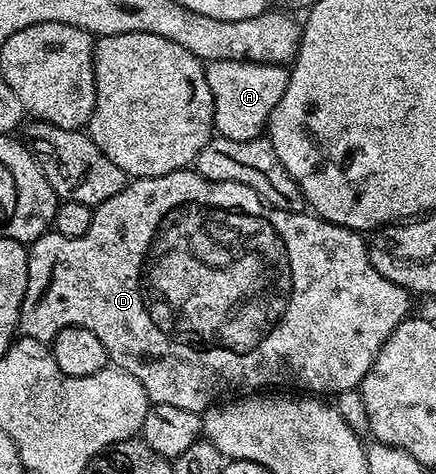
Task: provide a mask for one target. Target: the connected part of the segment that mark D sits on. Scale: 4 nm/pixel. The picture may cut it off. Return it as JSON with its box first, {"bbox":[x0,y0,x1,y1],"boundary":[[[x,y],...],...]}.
{"bbox":[19,167,411,413],"boundary":[[[186,167],[186,168],[183,168],[183,169],[176,169],[176,170],[175,170],[175,171],[174,171],[174,172],[173,172],[173,173],[168,173],[168,174],[167,174],[167,175],[159,175],[159,176],[158,176],[158,177],[138,177],[138,178],[136,178],[136,179],[133,179],[133,180],[130,180],[130,181],[129,181],[129,182],[128,182],[128,183],[126,183],[126,185],[125,185],[125,186],[124,186],[124,187],[123,187],[123,191],[119,191],[119,195],[111,195],[111,199],[107,199],[107,200],[106,200],[106,201],[104,201],[104,202],[103,202],[103,203],[102,203],[102,205],[98,205],[98,206],[96,206],[96,208],[94,208],[94,209],[93,209],[93,218],[92,218],[92,219],[91,219],[91,227],[87,227],[87,231],[86,231],[86,232],[85,232],[85,233],[84,233],[84,234],[83,234],[83,235],[79,235],[79,239],[67,239],[67,235],[59,235],[59,234],[58,234],[58,233],[56,233],[56,231],[50,231],[50,232],[48,232],[48,233],[44,233],[44,235],[43,235],[43,236],[41,236],[41,237],[40,237],[40,238],[39,238],[39,239],[38,239],[38,241],[35,241],[35,242],[32,242],[32,244],[30,244],[30,245],[29,245],[29,246],[28,246],[28,249],[27,249],[27,252],[28,252],[28,255],[29,255],[29,262],[28,262],[28,263],[27,263],[27,291],[26,291],[26,292],[25,292],[25,294],[24,294],[24,295],[23,295],[23,307],[22,307],[22,308],[21,308],[21,324],[20,324],[20,326],[19,326],[19,333],[20,333],[20,336],[23,336],[23,337],[30,337],[30,338],[31,338],[31,339],[35,339],[35,340],[36,340],[36,341],[43,341],[43,342],[46,342],[46,343],[52,343],[52,342],[53,342],[53,340],[54,340],[54,339],[55,339],[55,335],[56,335],[56,334],[57,334],[57,333],[58,333],[58,332],[59,332],[59,331],[63,331],[63,327],[83,327],[83,328],[84,328],[84,329],[86,329],[86,330],[87,330],[87,331],[92,331],[92,332],[93,332],[93,334],[94,334],[94,335],[95,335],[95,336],[97,336],[97,338],[99,338],[99,343],[103,343],[103,347],[104,347],[104,348],[105,348],[105,350],[106,350],[106,351],[107,351],[107,355],[108,355],[108,356],[109,356],[109,360],[110,360],[110,362],[112,362],[112,364],[113,364],[113,365],[114,365],[114,366],[116,366],[116,368],[118,368],[118,369],[122,369],[122,370],[123,370],[123,371],[127,371],[127,375],[135,375],[135,379],[139,379],[139,383],[143,383],[143,391],[147,391],[147,395],[148,395],[148,396],[149,396],[149,400],[150,400],[150,402],[152,402],[152,404],[155,404],[155,405],[166,405],[166,406],[167,406],[167,407],[183,407],[183,411],[191,411],[191,412],[192,412],[192,413],[201,413],[201,412],[202,412],[202,411],[204,411],[204,410],[206,410],[206,409],[208,409],[208,408],[209,408],[209,406],[210,406],[210,405],[212,405],[212,404],[214,404],[214,402],[216,402],[216,401],[217,401],[217,400],[218,400],[218,398],[220,398],[220,397],[221,397],[221,396],[222,396],[222,395],[225,395],[225,394],[221,394],[221,395],[220,395],[220,393],[225,393],[225,392],[227,392],[227,391],[228,391],[228,389],[237,389],[237,390],[233,390],[233,391],[261,391],[261,390],[264,390],[264,389],[265,389],[265,388],[266,388],[266,387],[281,387],[281,386],[277,386],[277,385],[294,385],[294,387],[295,387],[295,388],[297,388],[297,389],[294,389],[294,390],[297,390],[297,391],[308,391],[308,392],[309,392],[309,393],[310,393],[310,394],[313,394],[313,395],[325,395],[325,394],[321,394],[321,393],[331,393],[331,395],[338,395],[338,394],[340,394],[340,393],[343,393],[343,392],[347,392],[347,390],[348,390],[348,389],[357,389],[357,388],[358,388],[358,386],[360,386],[360,383],[361,383],[361,380],[363,380],[363,378],[365,378],[365,376],[366,376],[366,375],[367,375],[367,371],[368,371],[368,370],[369,370],[369,368],[371,368],[371,367],[372,367],[372,366],[373,366],[373,361],[374,361],[374,359],[375,359],[375,358],[376,358],[376,357],[377,357],[377,356],[378,356],[378,355],[379,355],[379,351],[380,351],[380,350],[381,350],[381,348],[382,348],[382,347],[383,347],[383,343],[384,343],[384,342],[385,342],[385,341],[386,341],[386,340],[387,340],[387,338],[388,338],[388,337],[389,337],[389,336],[390,336],[390,335],[391,335],[391,331],[395,331],[395,327],[399,327],[399,323],[400,323],[400,322],[401,322],[401,321],[404,321],[404,320],[405,320],[405,318],[406,318],[406,317],[408,317],[408,316],[410,316],[410,313],[411,313],[411,309],[409,309],[409,300],[411,300],[411,294],[410,294],[410,292],[409,292],[409,290],[408,290],[408,289],[404,289],[404,288],[403,288],[403,287],[399,287],[399,286],[398,286],[398,285],[396,285],[396,284],[395,284],[395,283],[391,283],[391,279],[383,279],[383,275],[379,275],[379,271],[375,271],[375,267],[374,267],[374,266],[373,266],[373,264],[372,264],[372,263],[371,263],[371,259],[370,259],[370,258],[369,258],[369,246],[368,246],[368,244],[367,244],[367,241],[366,241],[366,238],[364,238],[364,239],[363,239],[363,238],[361,238],[361,237],[364,237],[364,236],[362,236],[362,234],[361,234],[361,233],[360,233],[360,232],[357,232],[357,231],[354,231],[354,230],[351,230],[351,229],[345,229],[345,228],[343,228],[343,226],[342,226],[342,225],[332,225],[332,223],[331,223],[331,222],[330,222],[330,221],[325,221],[325,220],[323,220],[323,218],[322,218],[322,217],[319,217],[319,216],[316,216],[316,215],[314,215],[314,214],[313,214],[313,213],[312,213],[312,212],[309,212],[309,211],[306,211],[306,212],[303,212],[303,213],[288,213],[288,212],[287,212],[287,211],[279,211],[279,210],[278,210],[278,209],[276,209],[276,207],[275,207],[275,206],[274,206],[274,205],[268,205],[268,207],[263,207],[263,209],[266,209],[266,208],[267,208],[267,211],[271,211],[271,213],[265,213],[265,217],[263,217],[263,221],[261,221],[261,219],[247,219],[247,221],[245,221],[245,223],[243,223],[243,221],[239,221],[239,219],[235,219],[235,223],[237,223],[237,225],[241,225],[241,233],[247,233],[247,235],[245,235],[245,237],[241,237],[241,243],[255,243],[255,245],[259,245],[259,247],[261,247],[261,249],[259,249],[259,259],[263,259],[263,261],[253,261],[253,263],[241,263],[241,265],[235,265],[235,269],[233,269],[233,267],[231,267],[231,273],[229,273],[229,267],[227,267],[227,269],[223,269],[223,271],[221,271],[221,273],[219,273],[219,271],[217,271],[217,265],[213,265],[213,261],[211,261],[211,265],[209,265],[209,263],[207,263],[207,247],[209,247],[209,243],[207,243],[207,241],[209,241],[209,239],[207,239],[207,215],[211,215],[211,205],[217,205],[217,207],[221,207],[221,205],[225,205],[225,207],[257,207],[257,205],[262,205],[262,204],[263,204],[263,203],[259,203],[259,199],[260,199],[260,197],[261,197],[261,196],[260,196],[260,195],[258,195],[258,193],[256,193],[256,192],[255,192],[255,191],[251,191],[251,187],[247,187],[247,186],[246,186],[246,185],[244,185],[244,184],[243,184],[243,183],[235,183],[235,182],[234,182],[234,181],[209,181],[209,180],[207,180],[207,179],[206,179],[206,178],[205,178],[205,177],[200,177],[200,176],[199,176],[199,175],[198,175],[198,174],[197,174],[197,172],[196,172],[196,171],[195,171],[195,172],[194,172],[194,170],[193,170],[193,169],[192,169],[192,168],[189,168],[189,167]]]}

